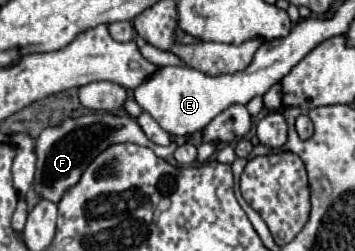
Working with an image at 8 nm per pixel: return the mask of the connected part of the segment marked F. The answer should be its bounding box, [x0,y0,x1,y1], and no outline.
[34,112,176,204]

